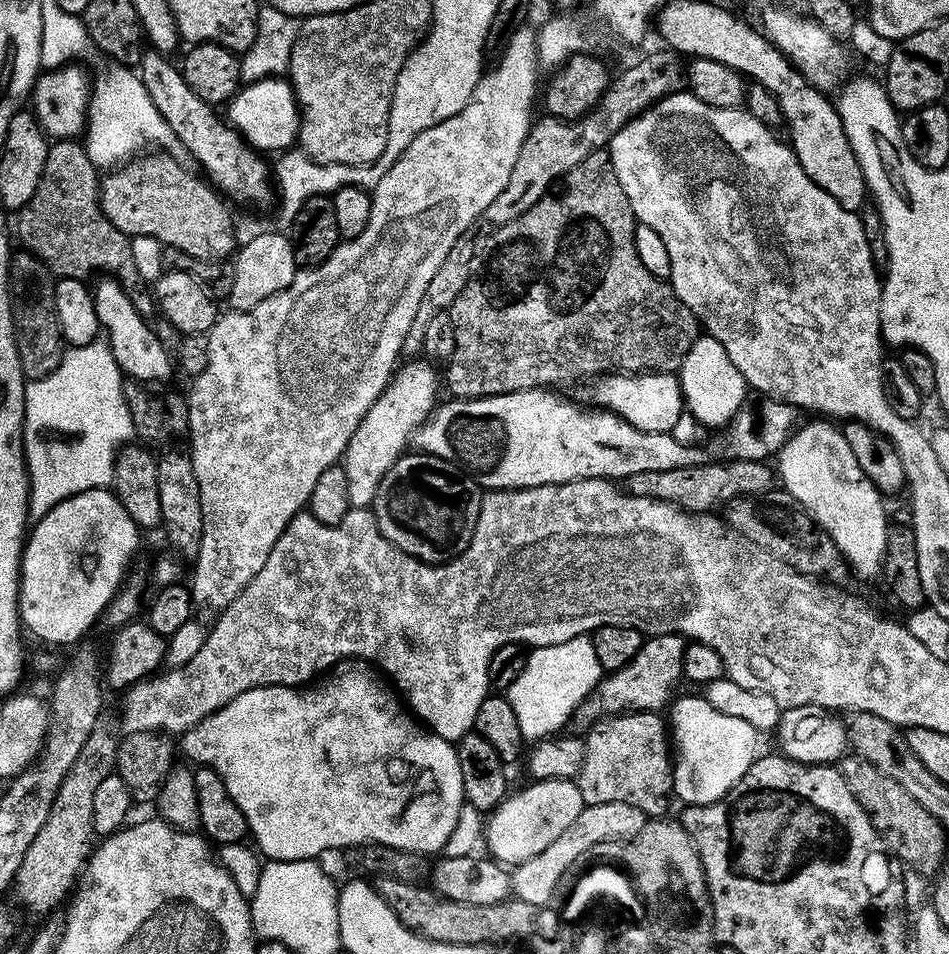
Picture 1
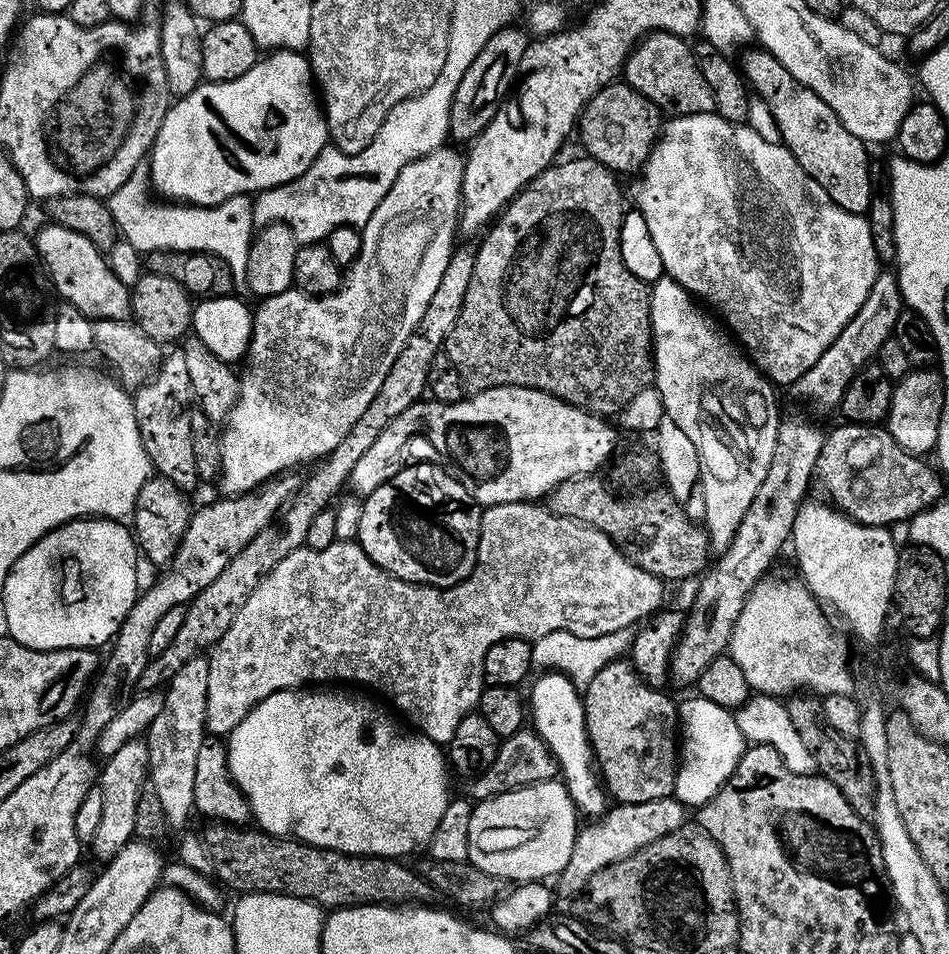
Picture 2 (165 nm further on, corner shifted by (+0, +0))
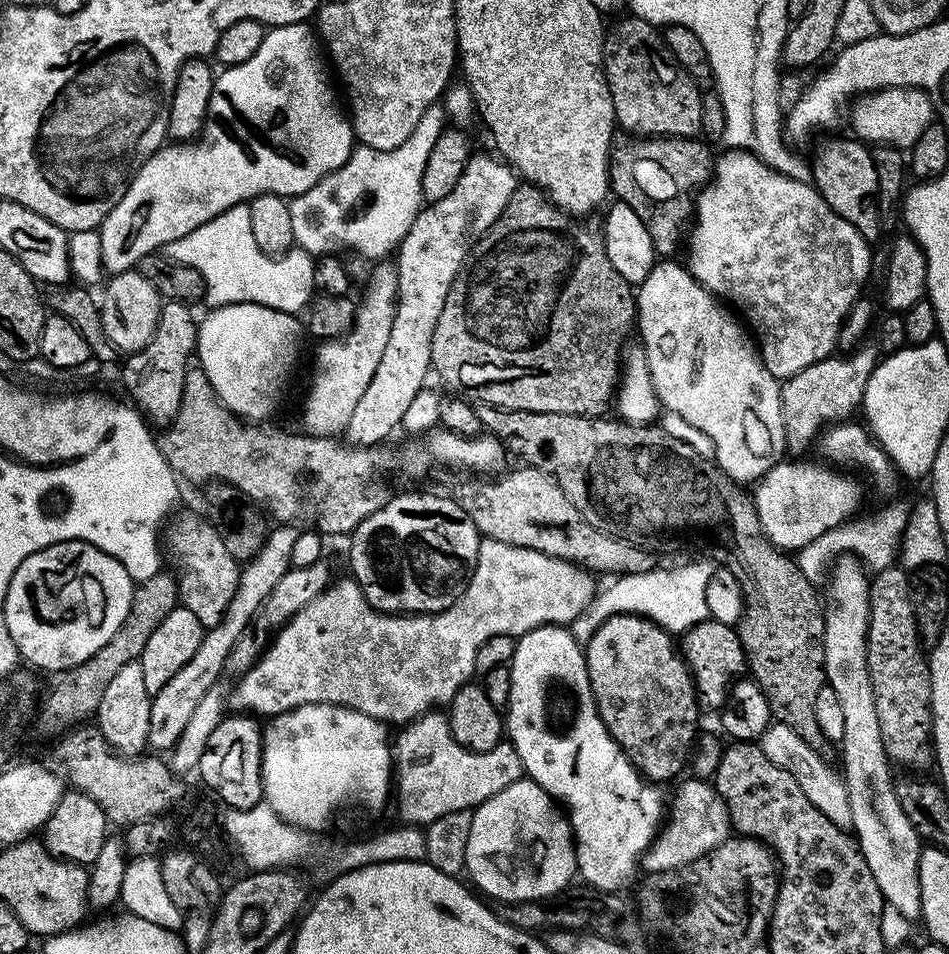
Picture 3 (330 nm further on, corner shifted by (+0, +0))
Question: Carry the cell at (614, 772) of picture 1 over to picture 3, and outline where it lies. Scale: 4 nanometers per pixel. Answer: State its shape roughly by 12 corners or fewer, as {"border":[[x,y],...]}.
{"border":[[611,616],[586,642],[598,714],[646,780],[697,743],[673,633]]}

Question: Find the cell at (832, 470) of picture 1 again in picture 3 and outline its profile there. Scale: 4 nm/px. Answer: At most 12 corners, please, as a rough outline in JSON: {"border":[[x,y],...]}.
{"border":[[833,567],[824,678],[851,831],[885,905],[920,920],[922,838],[898,802],[868,669],[868,585]]}

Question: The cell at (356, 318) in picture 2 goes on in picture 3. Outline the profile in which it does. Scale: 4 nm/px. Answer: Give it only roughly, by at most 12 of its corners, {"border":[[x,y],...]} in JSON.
{"border":[[396,266],[366,281],[345,336],[317,343],[304,428],[348,427],[390,338]]}

